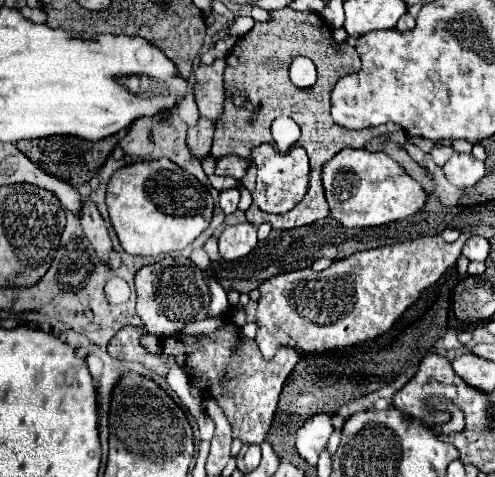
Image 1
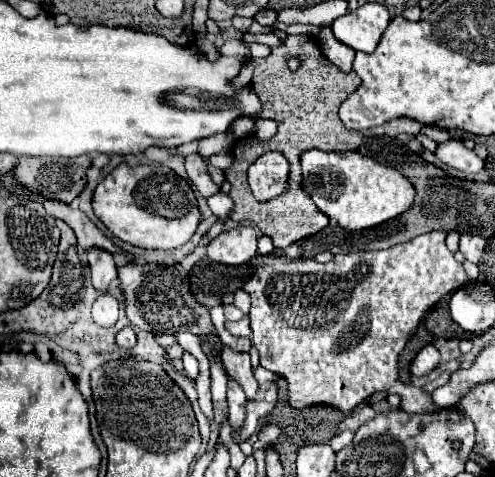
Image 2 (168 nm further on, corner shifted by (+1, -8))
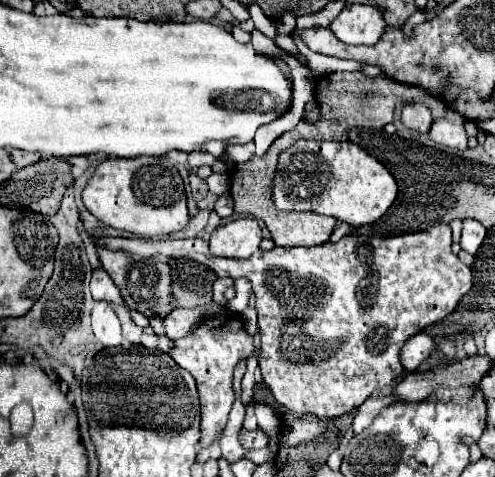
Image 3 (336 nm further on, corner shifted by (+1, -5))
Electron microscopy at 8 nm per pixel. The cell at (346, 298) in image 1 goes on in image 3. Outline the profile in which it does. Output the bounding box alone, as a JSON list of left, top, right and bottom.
[88,225,472,417]

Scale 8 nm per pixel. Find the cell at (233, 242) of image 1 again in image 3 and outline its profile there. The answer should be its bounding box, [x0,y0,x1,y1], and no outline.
[210,219,262,259]

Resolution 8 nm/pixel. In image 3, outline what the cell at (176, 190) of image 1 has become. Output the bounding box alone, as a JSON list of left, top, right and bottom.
[82,157,190,239]

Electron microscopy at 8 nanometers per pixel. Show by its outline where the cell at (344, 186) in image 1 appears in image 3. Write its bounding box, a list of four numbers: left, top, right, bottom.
[274,141,398,225]

